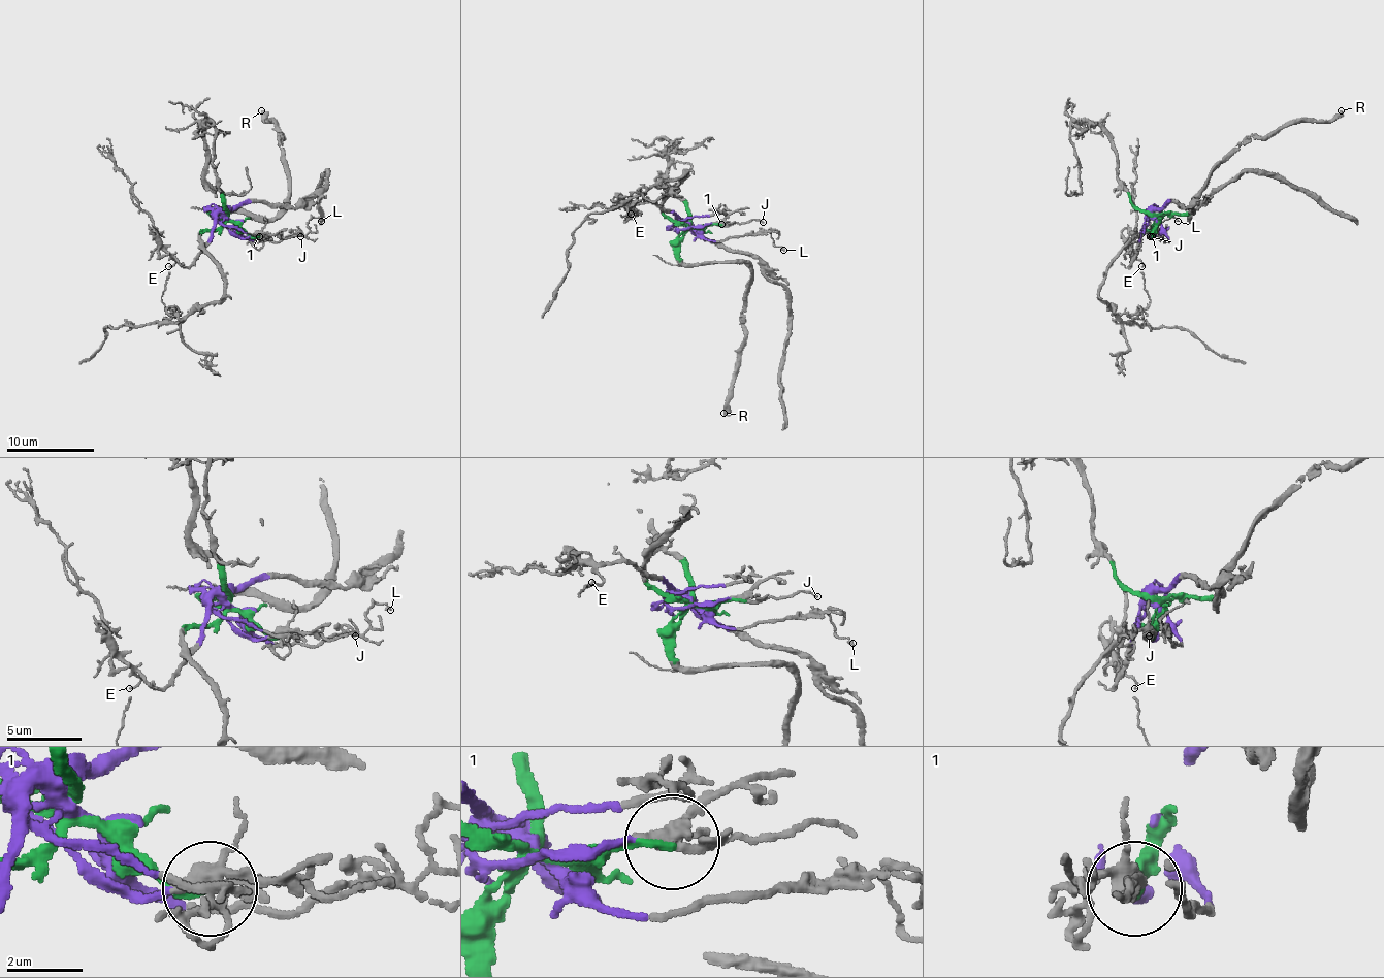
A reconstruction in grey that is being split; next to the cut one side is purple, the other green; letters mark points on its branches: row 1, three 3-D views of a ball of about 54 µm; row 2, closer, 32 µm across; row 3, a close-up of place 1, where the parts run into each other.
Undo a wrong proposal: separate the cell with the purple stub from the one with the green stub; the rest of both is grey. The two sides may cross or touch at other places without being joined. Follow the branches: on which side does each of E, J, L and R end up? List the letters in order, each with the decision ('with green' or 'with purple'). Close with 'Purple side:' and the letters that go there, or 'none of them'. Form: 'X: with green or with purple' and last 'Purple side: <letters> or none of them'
E: with purple
J: with green
L: with purple
R: with green
Purple side: E, L

